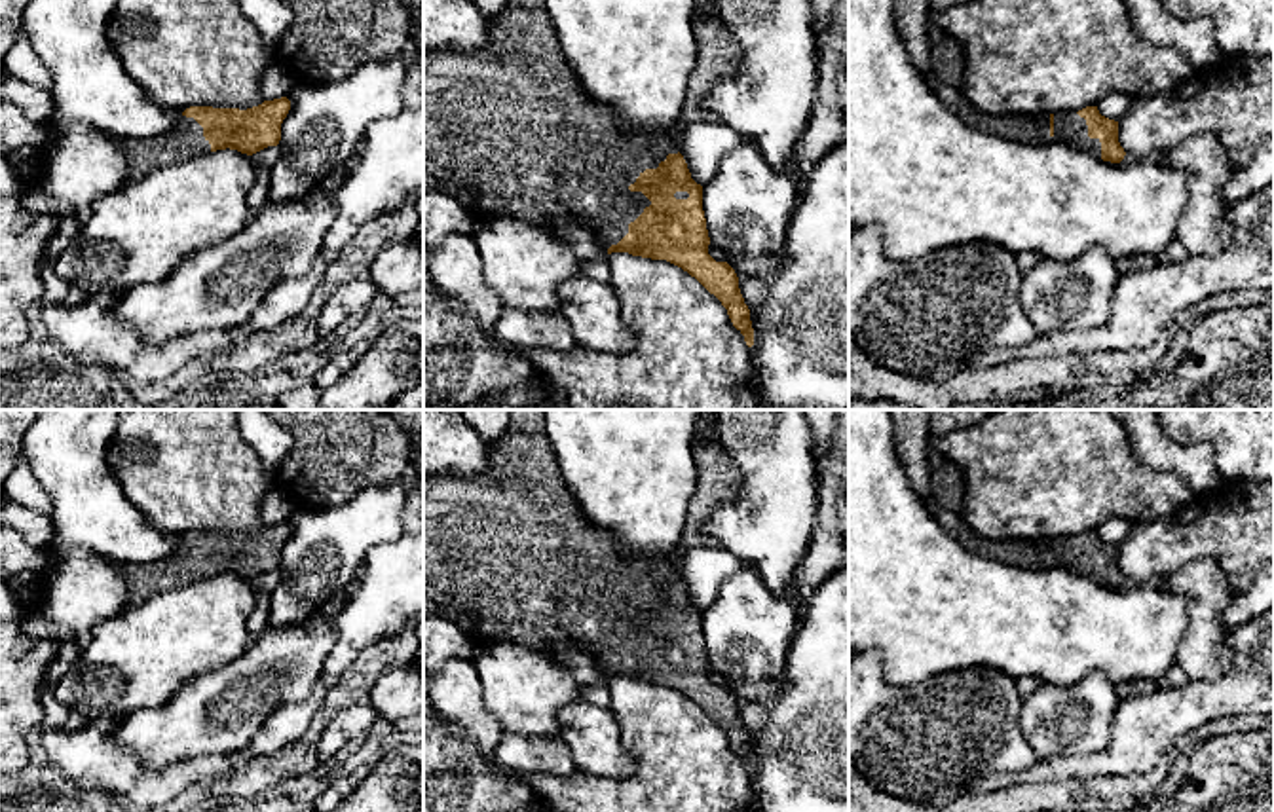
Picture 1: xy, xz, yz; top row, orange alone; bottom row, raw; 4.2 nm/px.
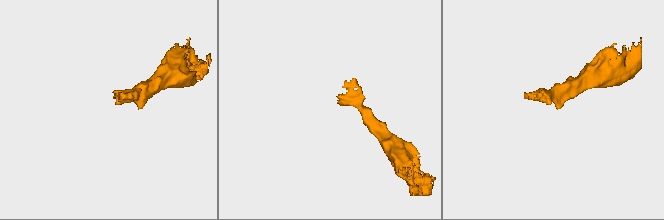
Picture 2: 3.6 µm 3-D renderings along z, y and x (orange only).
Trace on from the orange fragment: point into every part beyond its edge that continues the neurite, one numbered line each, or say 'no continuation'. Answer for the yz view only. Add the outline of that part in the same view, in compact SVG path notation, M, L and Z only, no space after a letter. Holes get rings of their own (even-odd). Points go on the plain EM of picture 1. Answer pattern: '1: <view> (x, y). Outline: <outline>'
1: yz (1069, 554). Outline: M934 508L934 514L946 533L978 556L1020 569L1061 569L1101 584L1099 563L1088 562L1086 544L1077 537L993 541L976 533L961 514L944 508Z

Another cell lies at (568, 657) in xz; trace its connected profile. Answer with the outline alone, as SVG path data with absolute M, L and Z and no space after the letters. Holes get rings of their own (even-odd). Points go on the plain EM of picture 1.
M560 643L541 651L562 670L573 674L583 687L608 683L608 675L600 670L596 658L571 643Z

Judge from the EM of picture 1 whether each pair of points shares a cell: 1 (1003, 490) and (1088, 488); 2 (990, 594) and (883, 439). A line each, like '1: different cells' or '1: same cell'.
1: same cell
2: same cell

